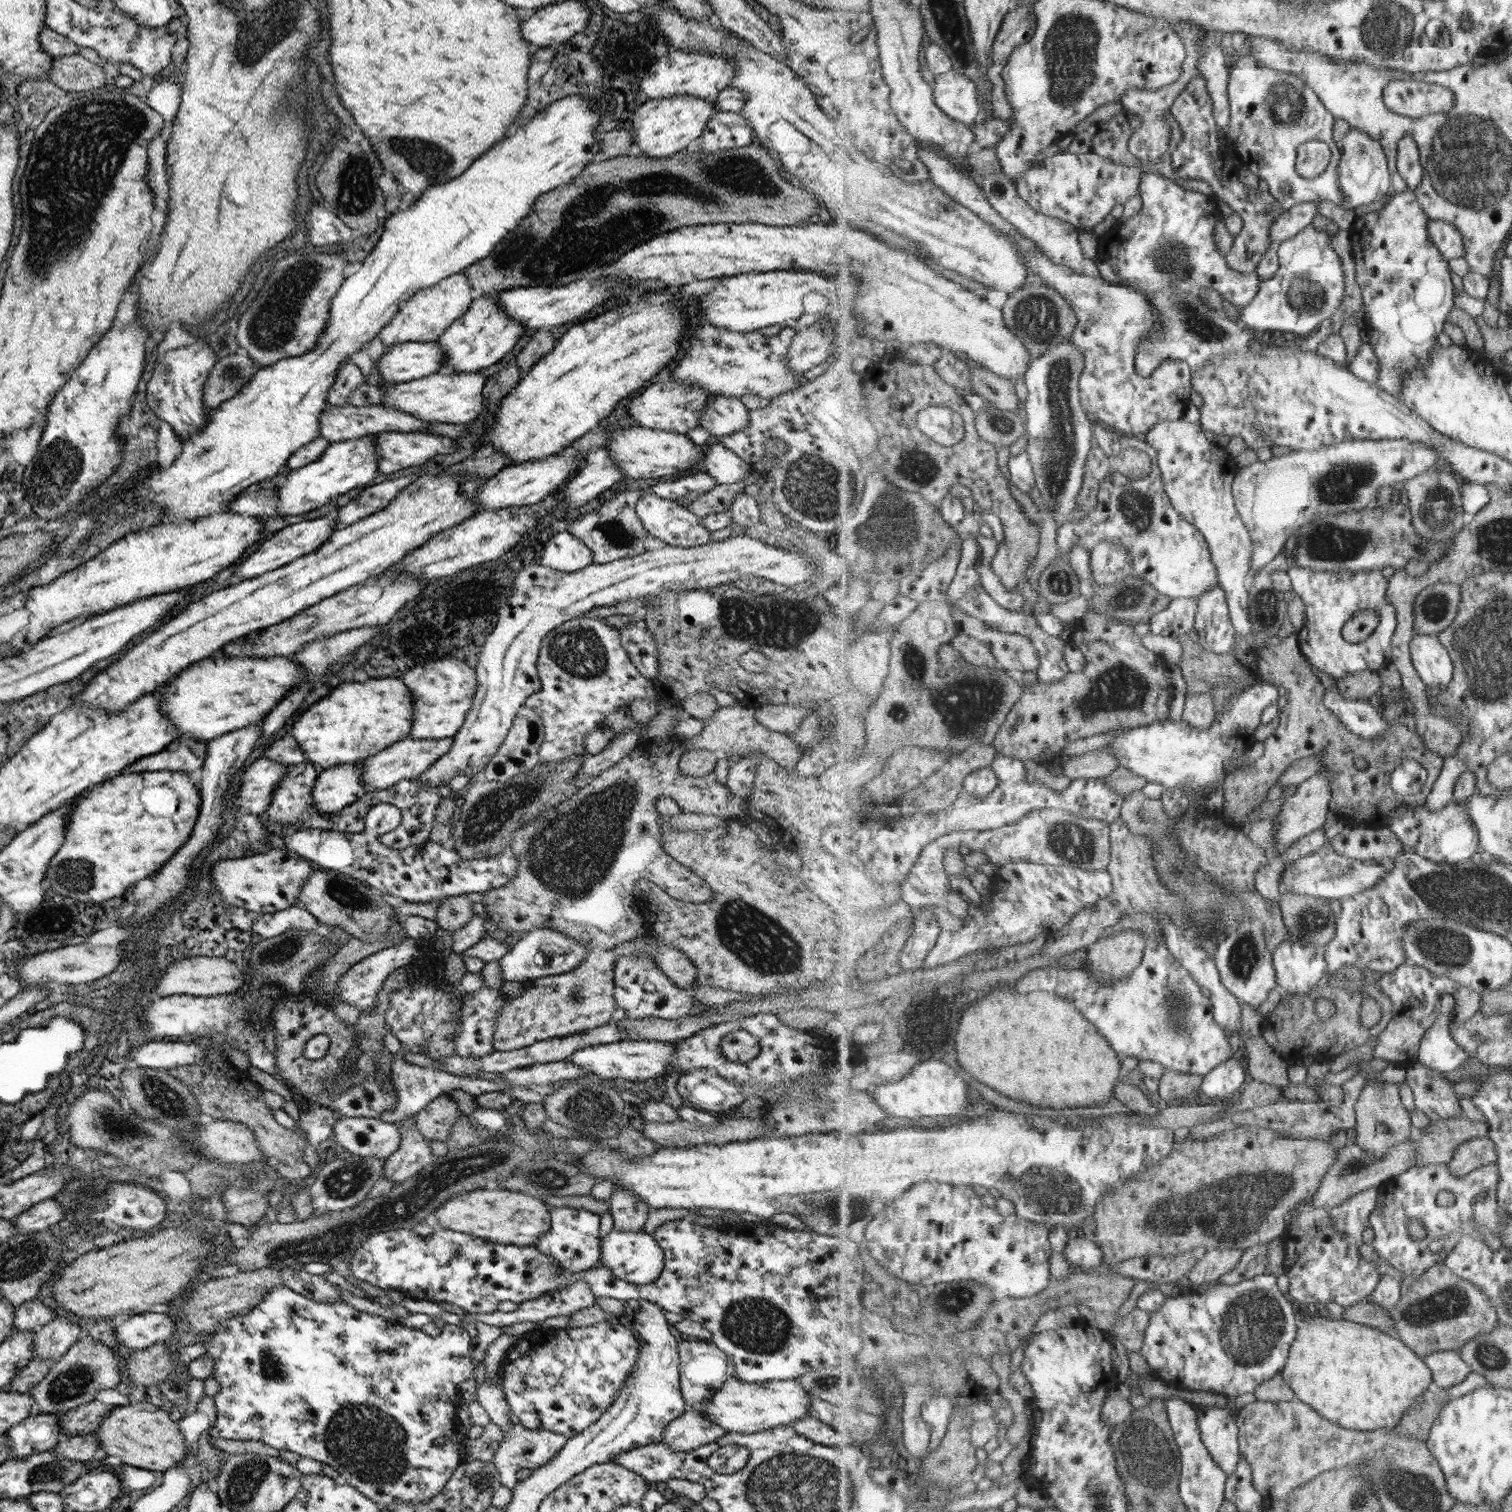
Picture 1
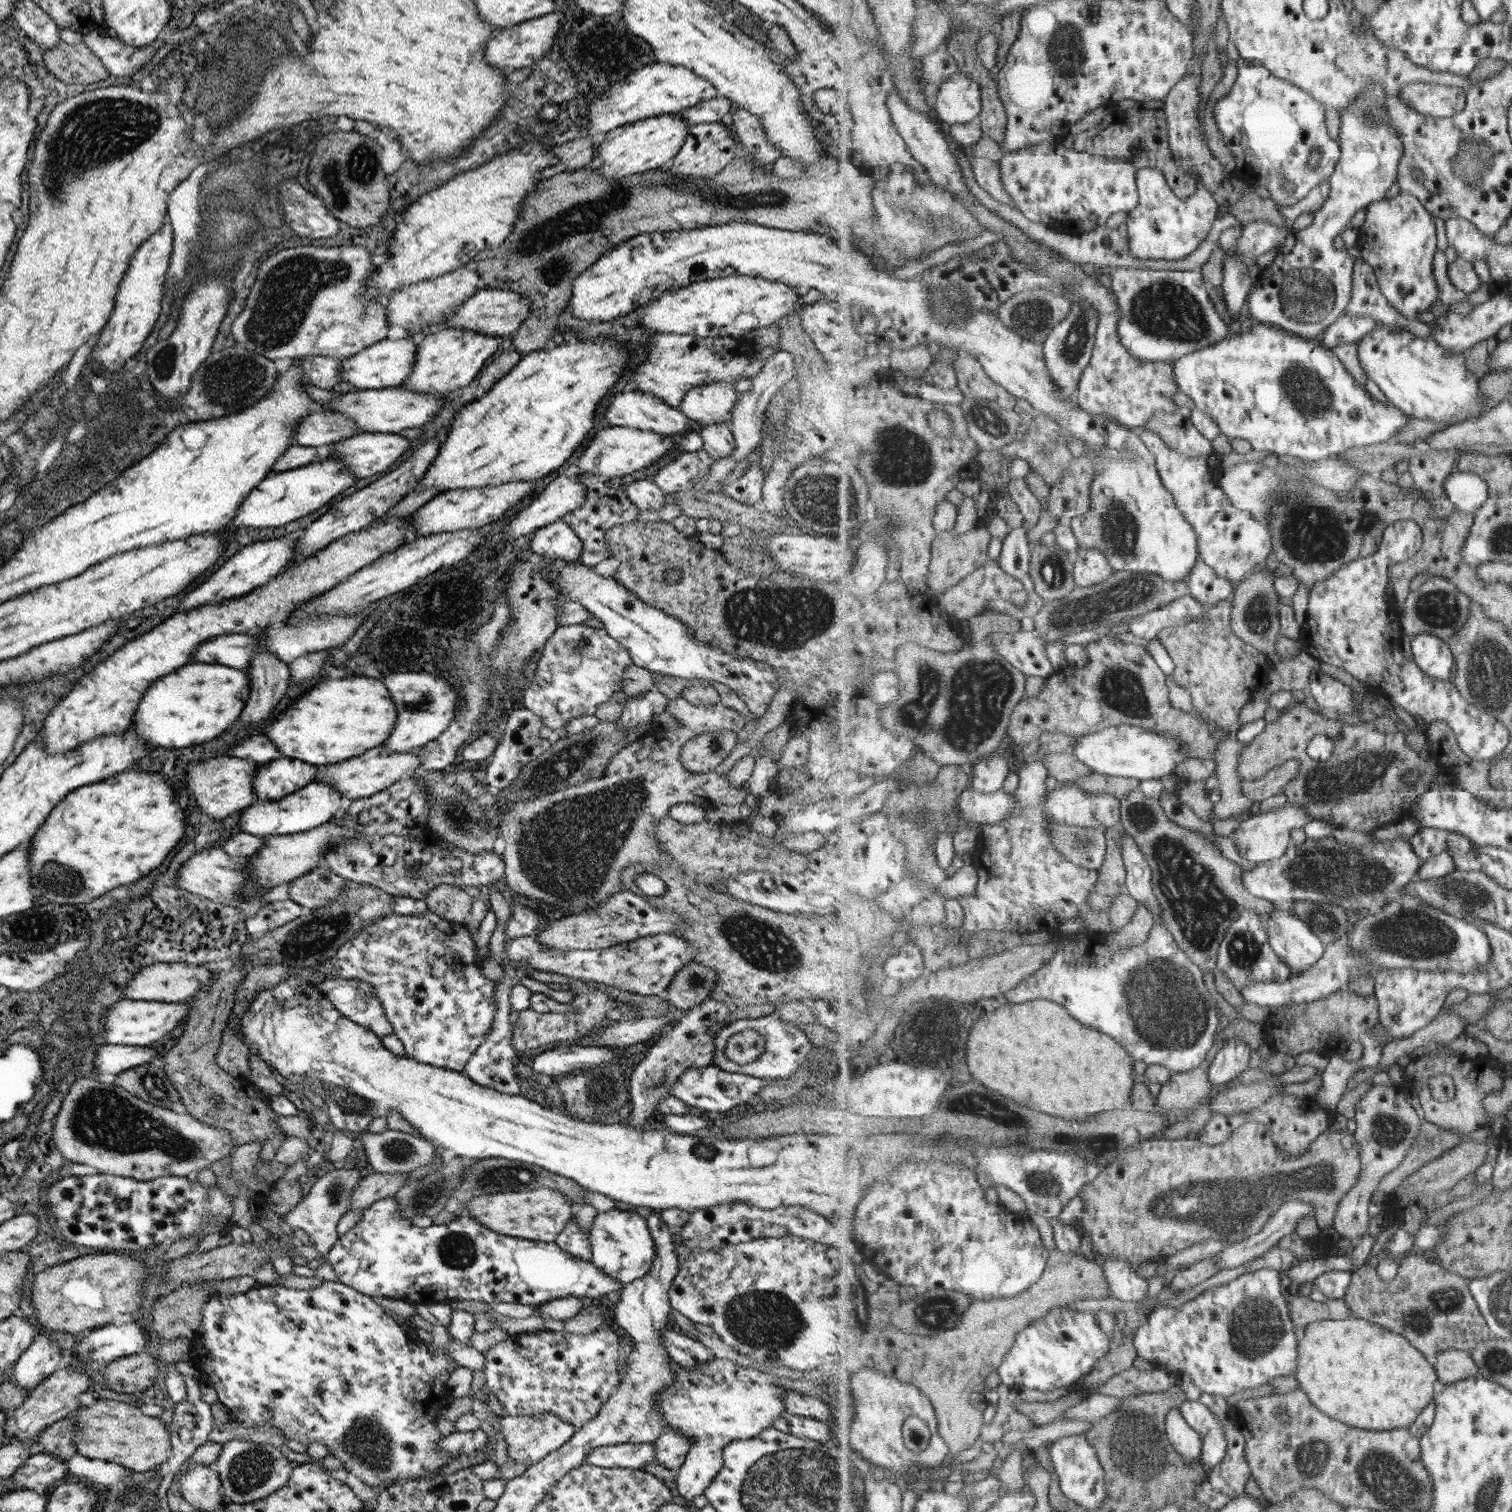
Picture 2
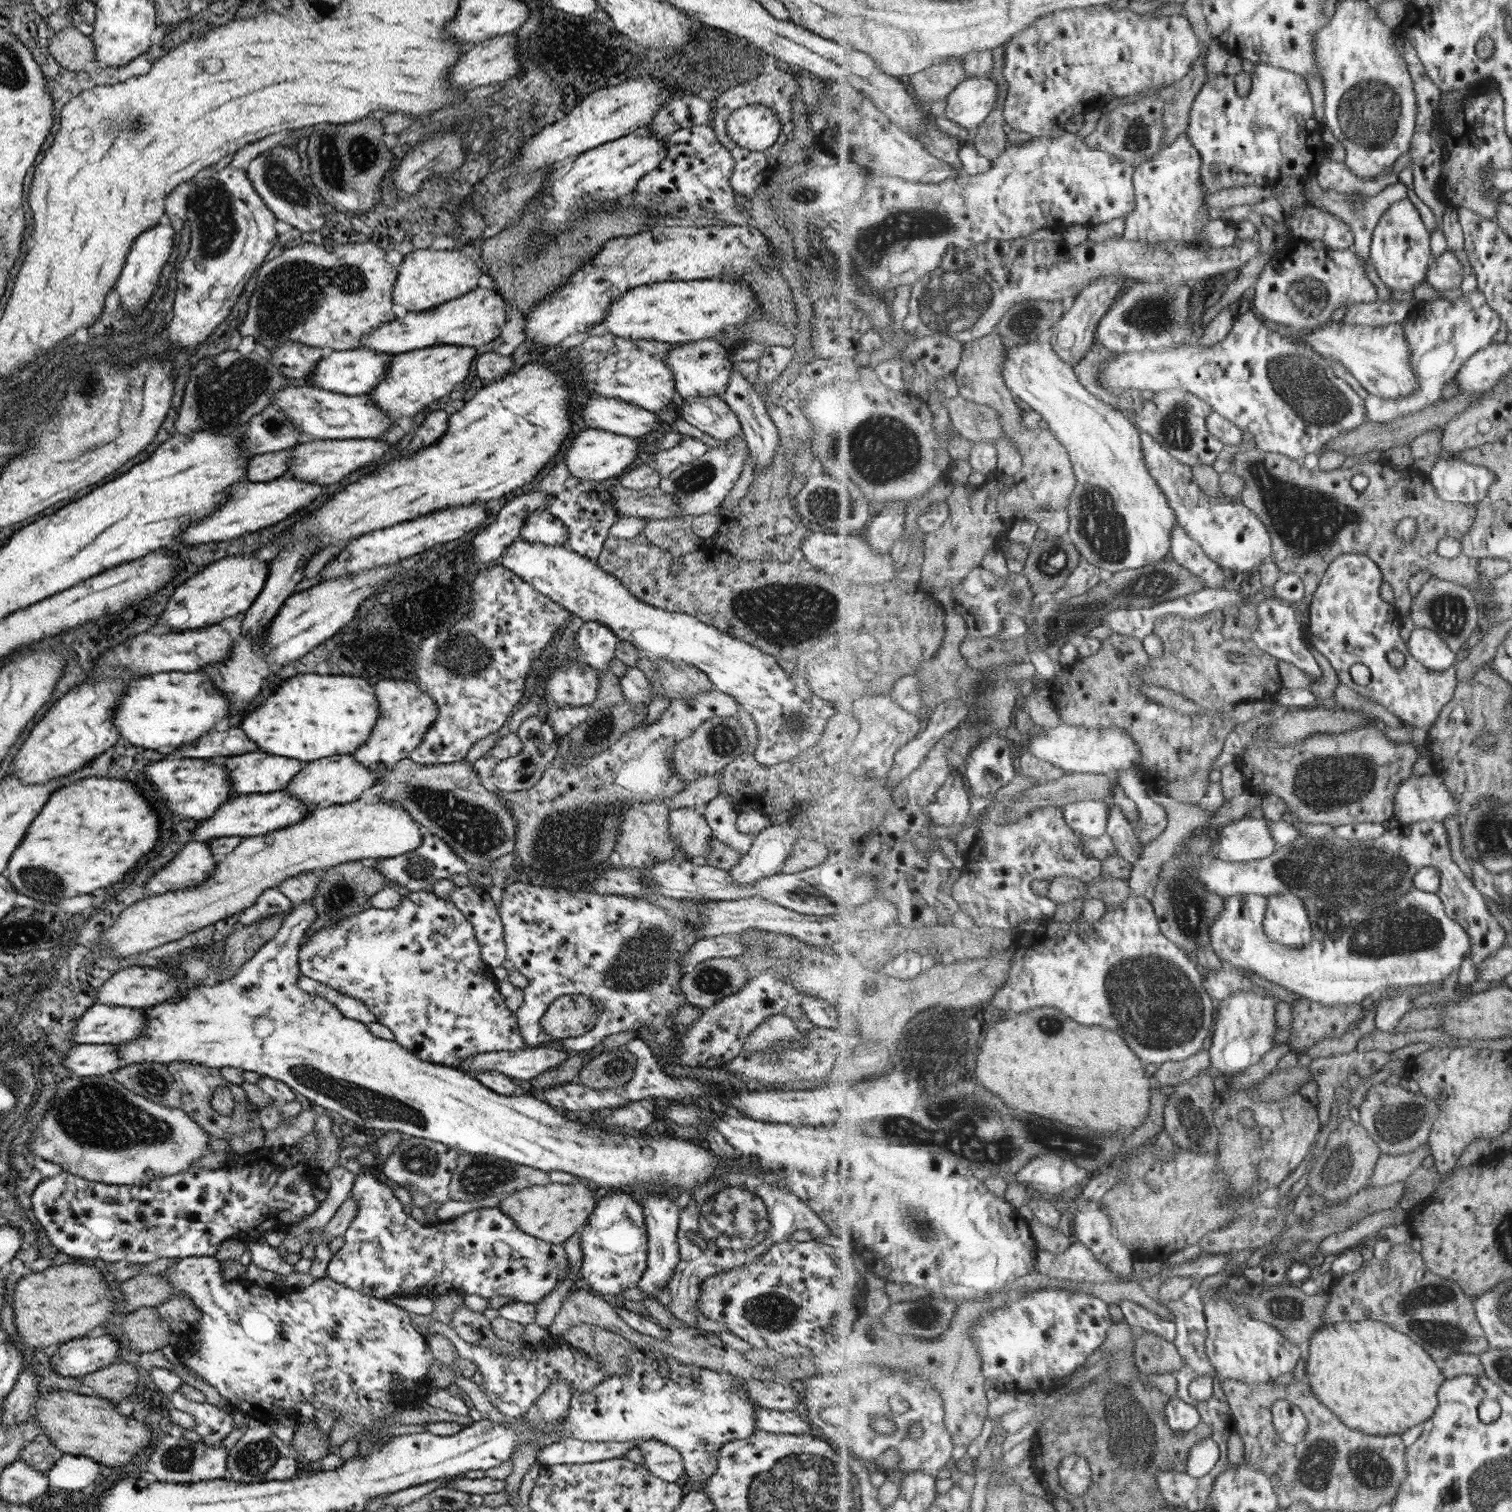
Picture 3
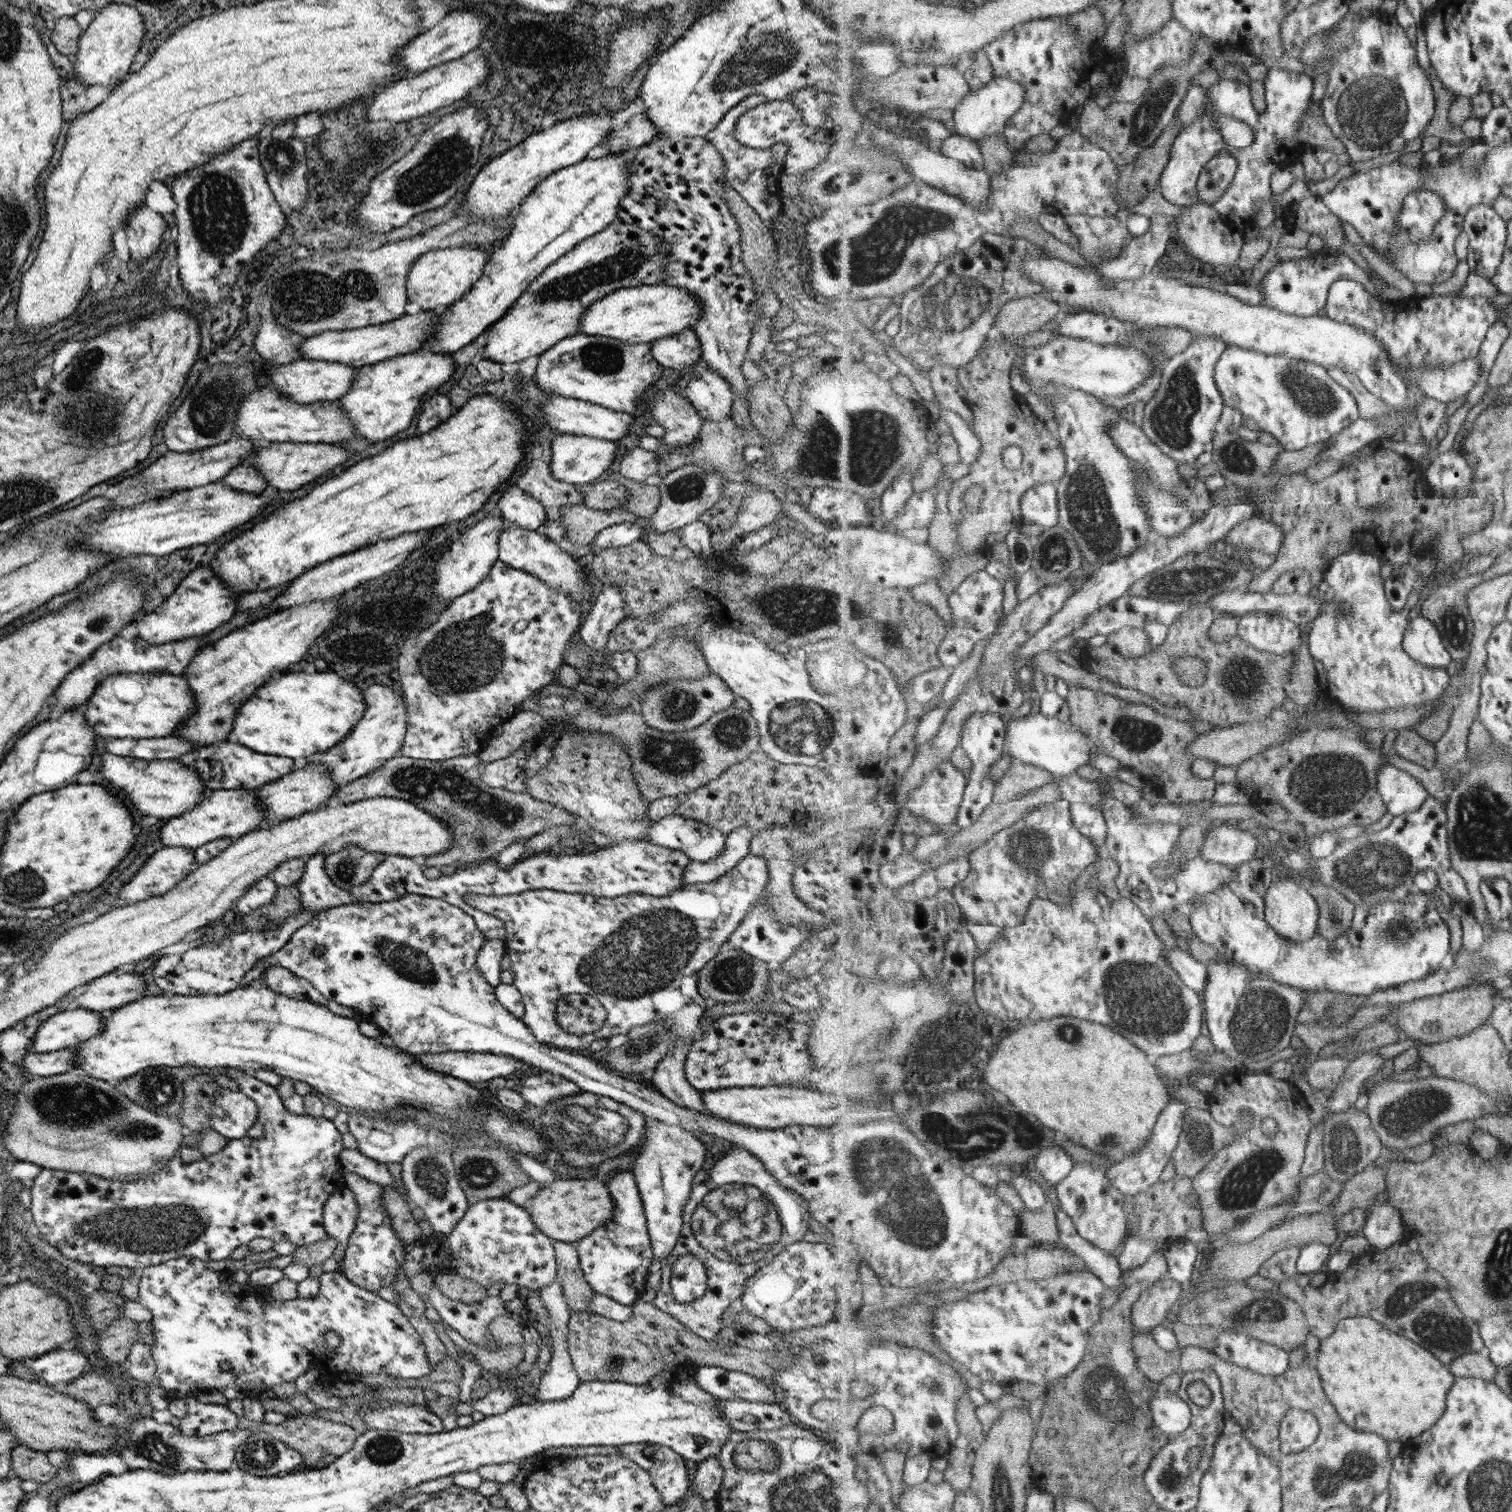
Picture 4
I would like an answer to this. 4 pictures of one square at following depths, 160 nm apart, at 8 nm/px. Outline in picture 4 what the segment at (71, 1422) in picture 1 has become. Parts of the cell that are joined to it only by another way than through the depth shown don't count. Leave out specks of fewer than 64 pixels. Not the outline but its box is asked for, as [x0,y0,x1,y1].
[10,1445,56,1483]

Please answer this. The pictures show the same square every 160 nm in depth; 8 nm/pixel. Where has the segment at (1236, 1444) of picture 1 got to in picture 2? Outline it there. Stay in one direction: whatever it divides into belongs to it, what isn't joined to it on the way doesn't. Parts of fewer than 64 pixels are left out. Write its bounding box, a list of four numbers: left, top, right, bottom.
[1179,1400,1228,1469]

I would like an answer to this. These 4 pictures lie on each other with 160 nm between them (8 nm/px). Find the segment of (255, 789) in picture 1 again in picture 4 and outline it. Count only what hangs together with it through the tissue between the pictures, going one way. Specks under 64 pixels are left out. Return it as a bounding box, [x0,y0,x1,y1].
[99,753,206,820]

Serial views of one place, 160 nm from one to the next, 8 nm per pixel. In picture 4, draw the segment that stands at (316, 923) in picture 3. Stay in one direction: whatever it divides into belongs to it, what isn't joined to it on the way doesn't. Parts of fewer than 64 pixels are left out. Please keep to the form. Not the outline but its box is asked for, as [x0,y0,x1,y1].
[323,844,384,891]

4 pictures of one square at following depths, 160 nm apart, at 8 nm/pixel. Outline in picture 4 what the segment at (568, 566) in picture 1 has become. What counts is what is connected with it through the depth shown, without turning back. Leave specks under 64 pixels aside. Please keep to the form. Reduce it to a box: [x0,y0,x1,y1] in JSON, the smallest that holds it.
[496,485,545,532]

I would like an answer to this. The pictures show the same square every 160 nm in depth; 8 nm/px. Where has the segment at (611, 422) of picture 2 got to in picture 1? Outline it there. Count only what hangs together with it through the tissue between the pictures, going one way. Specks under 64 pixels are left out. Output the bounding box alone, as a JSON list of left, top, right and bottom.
[624,380,715,434]

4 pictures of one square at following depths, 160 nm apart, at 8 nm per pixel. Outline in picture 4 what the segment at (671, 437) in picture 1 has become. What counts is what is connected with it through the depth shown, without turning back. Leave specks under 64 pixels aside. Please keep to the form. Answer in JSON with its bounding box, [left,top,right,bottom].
[549,435,618,486]

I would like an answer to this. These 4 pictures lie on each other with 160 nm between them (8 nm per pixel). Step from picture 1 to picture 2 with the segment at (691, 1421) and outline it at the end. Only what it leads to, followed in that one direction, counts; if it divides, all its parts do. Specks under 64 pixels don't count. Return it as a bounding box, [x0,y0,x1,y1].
[653,1429,691,1472]

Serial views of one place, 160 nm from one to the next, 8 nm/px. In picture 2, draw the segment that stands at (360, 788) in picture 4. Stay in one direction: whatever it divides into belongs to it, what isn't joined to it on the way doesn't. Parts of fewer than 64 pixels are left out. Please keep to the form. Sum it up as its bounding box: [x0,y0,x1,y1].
[413,771,499,854]

